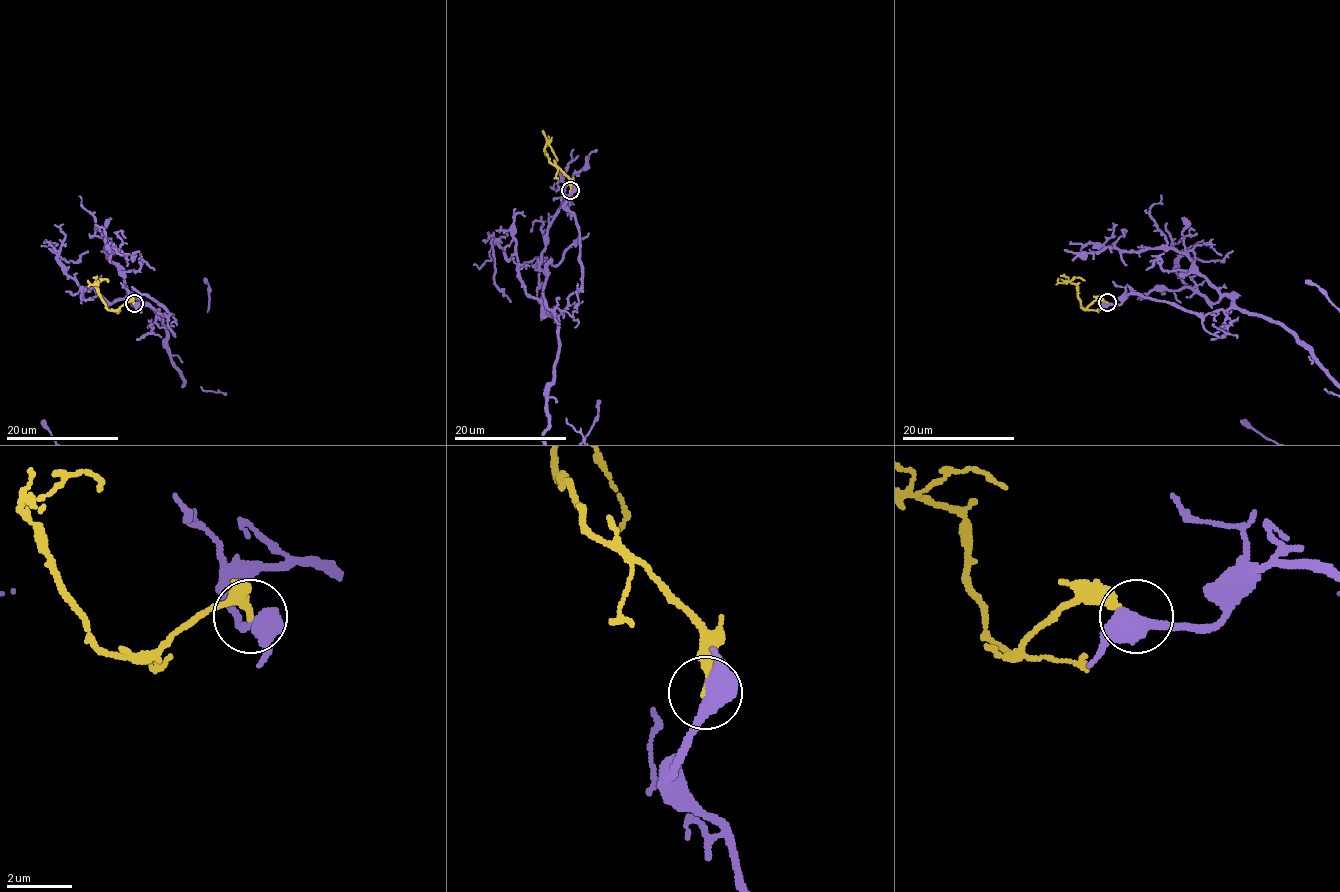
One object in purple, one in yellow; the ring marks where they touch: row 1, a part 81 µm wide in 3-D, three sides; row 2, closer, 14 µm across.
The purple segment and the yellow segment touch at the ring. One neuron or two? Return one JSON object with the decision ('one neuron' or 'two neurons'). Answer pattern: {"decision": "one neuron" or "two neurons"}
{"decision": "one neuron"}

